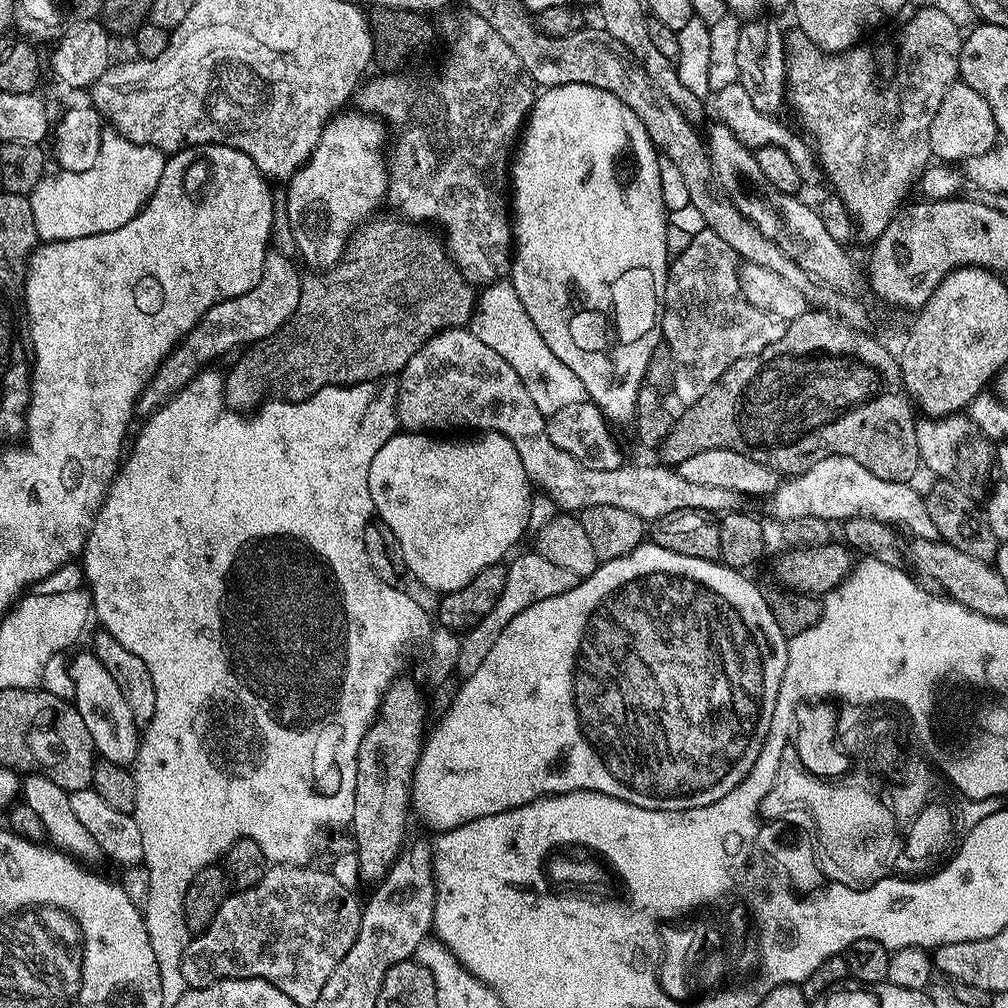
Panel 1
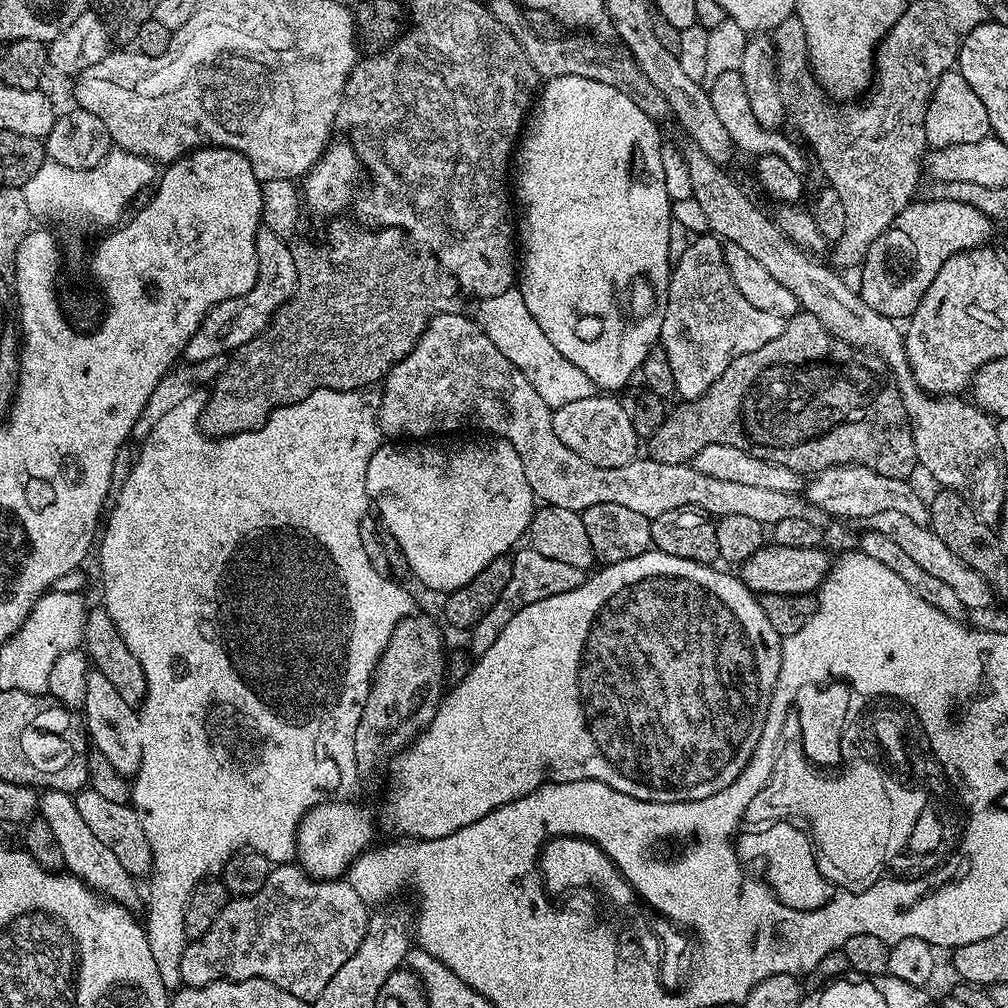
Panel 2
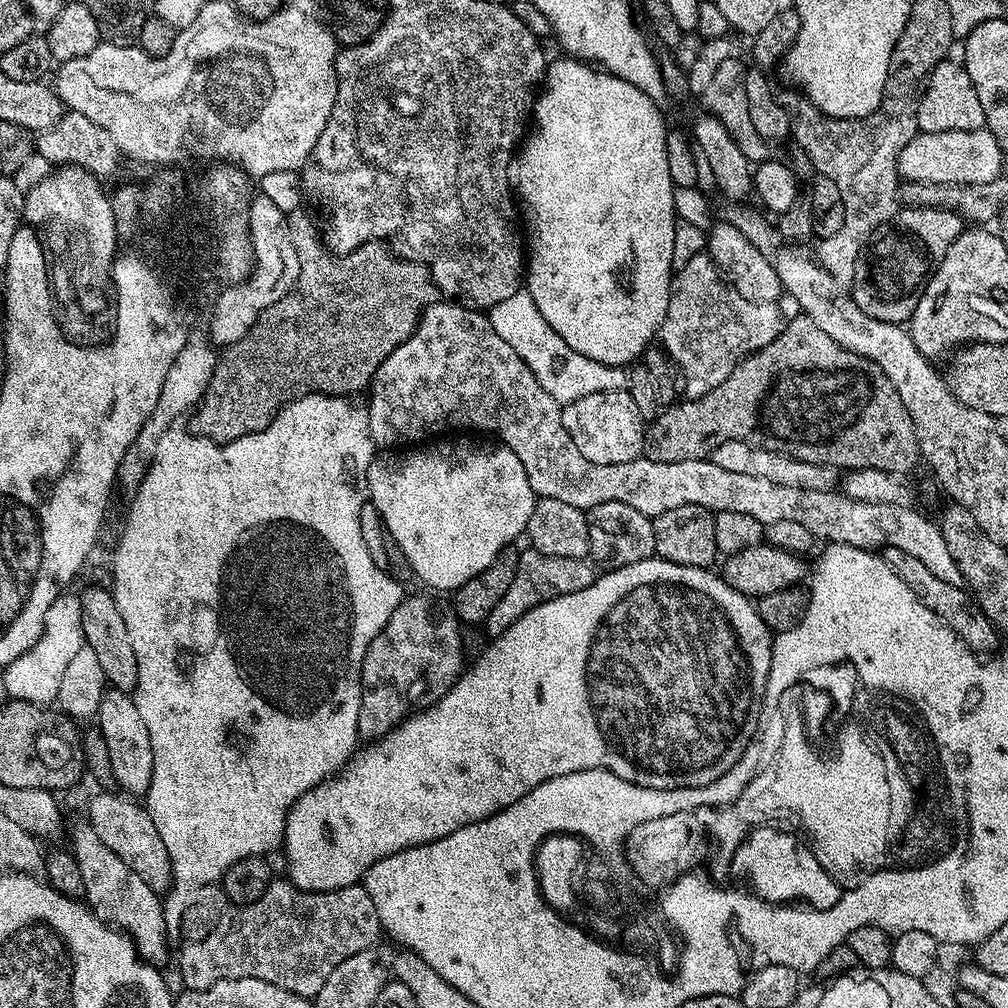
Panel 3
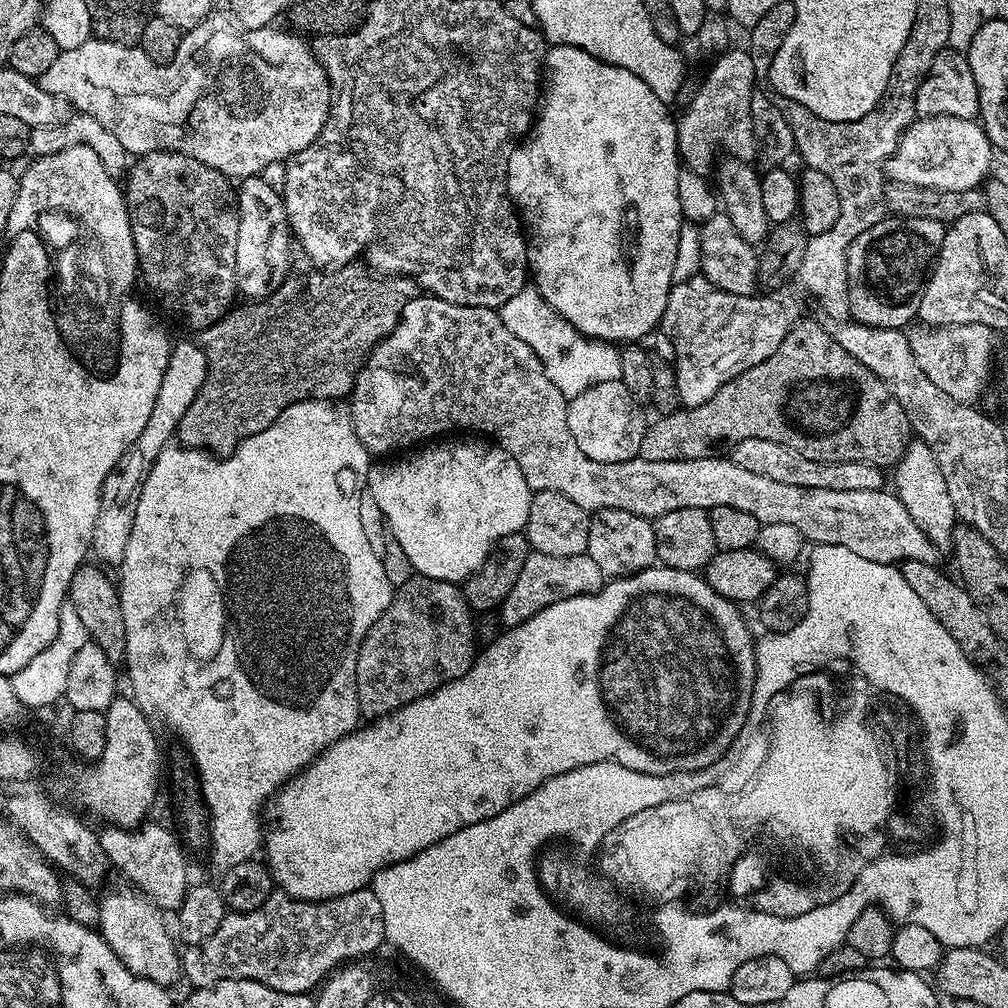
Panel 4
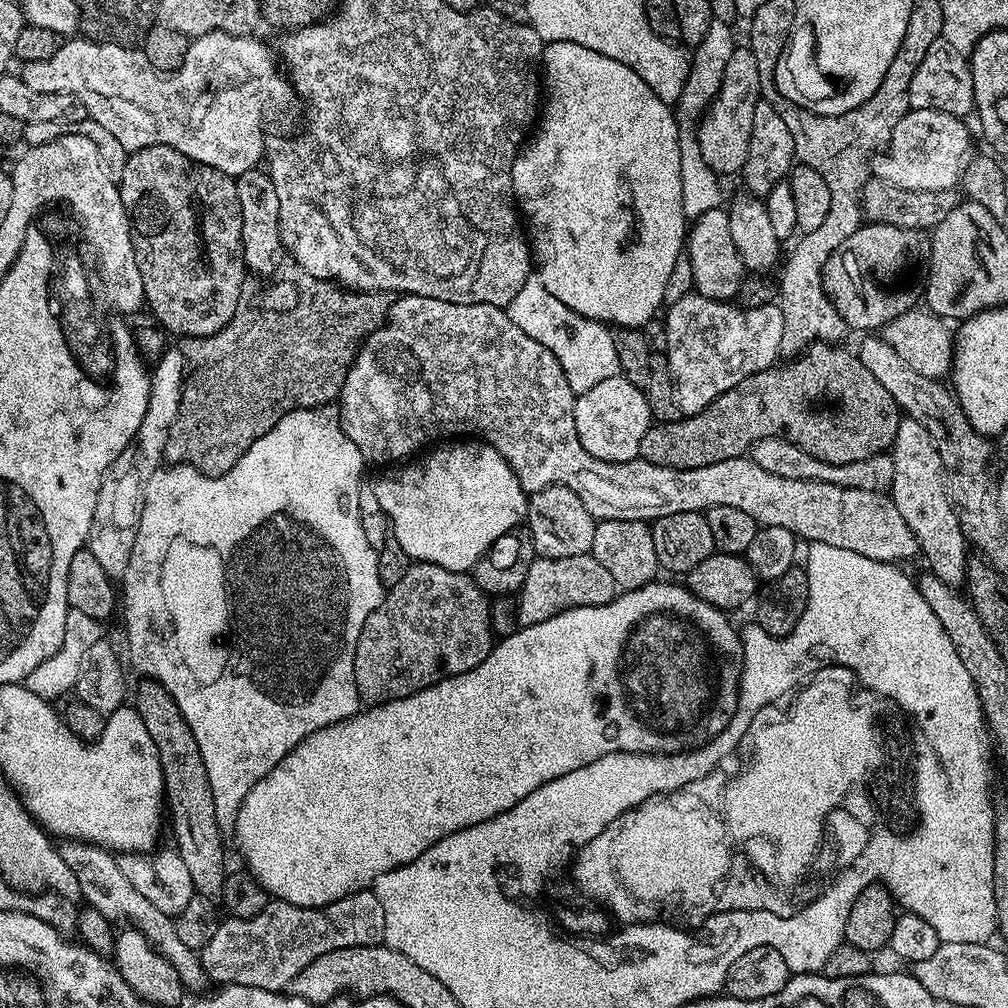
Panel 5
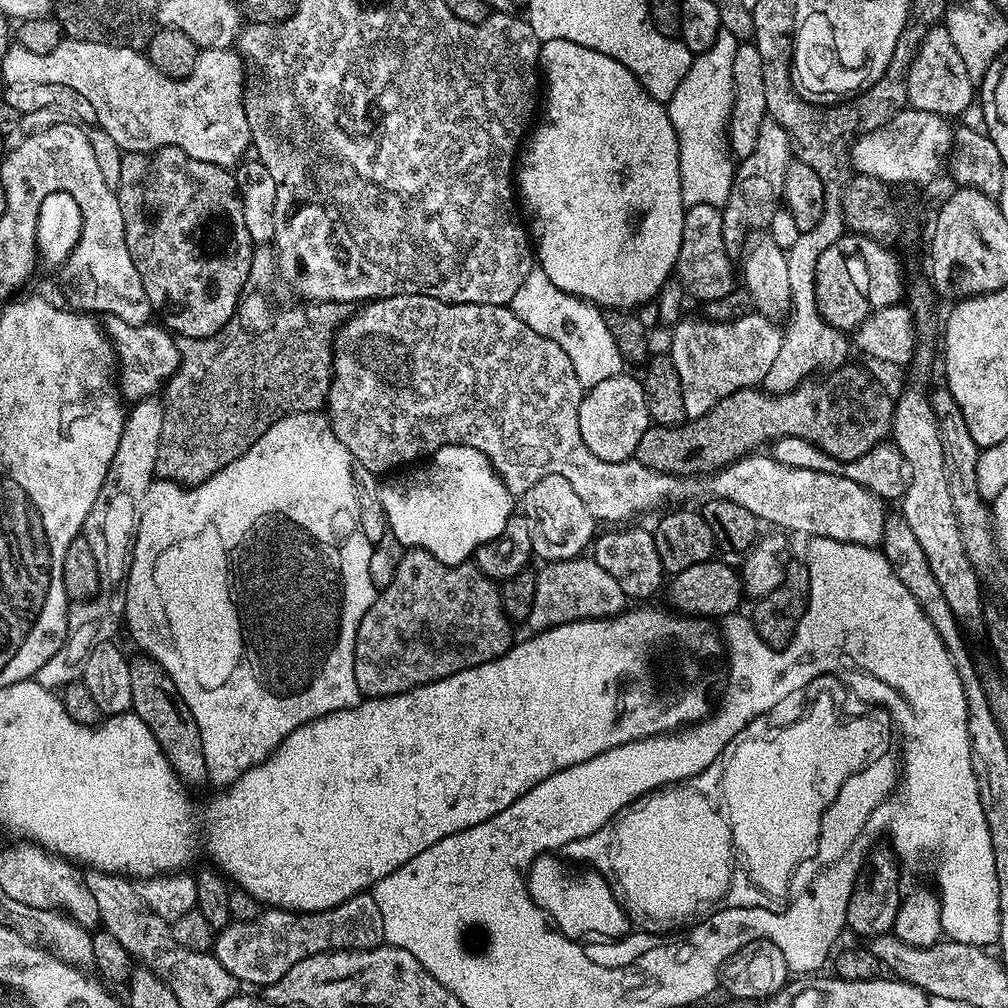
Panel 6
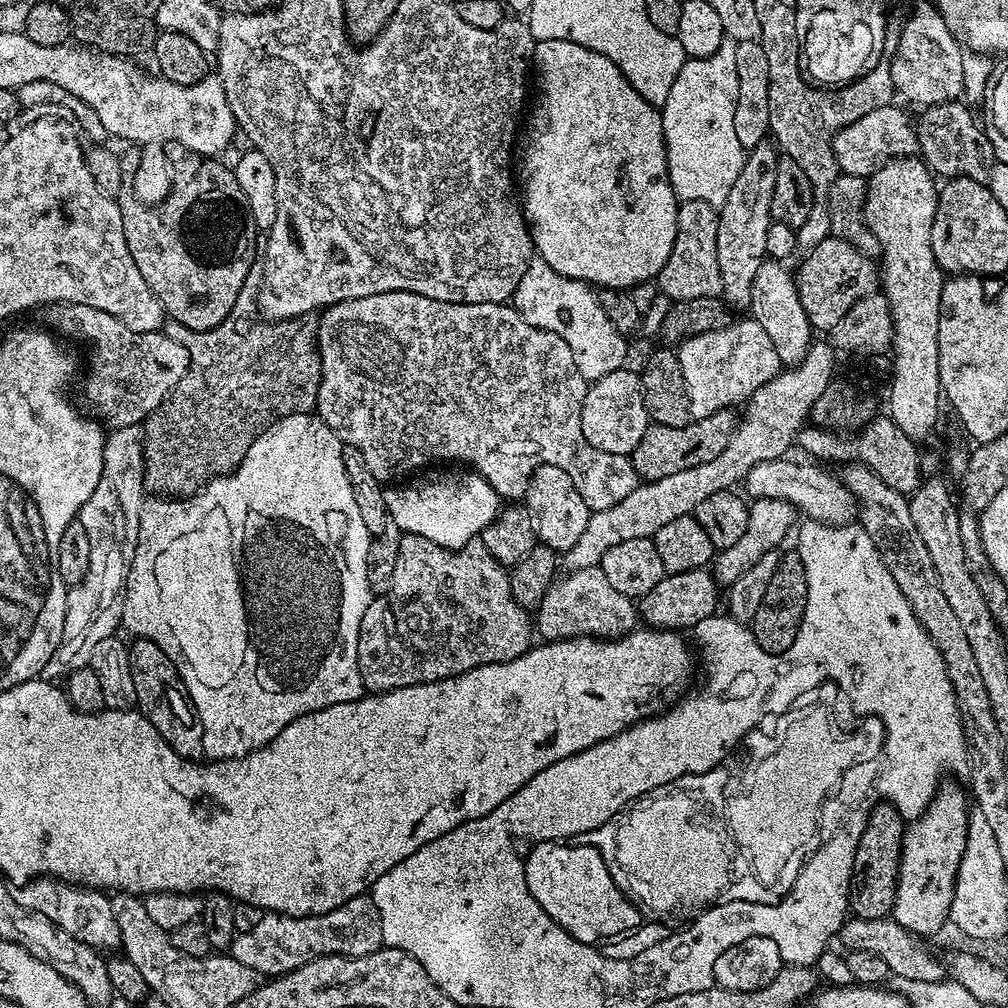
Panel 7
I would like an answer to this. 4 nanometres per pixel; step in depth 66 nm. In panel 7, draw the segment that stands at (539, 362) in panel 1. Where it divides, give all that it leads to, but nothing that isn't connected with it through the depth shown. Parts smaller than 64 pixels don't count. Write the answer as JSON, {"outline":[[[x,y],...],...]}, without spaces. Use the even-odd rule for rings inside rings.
{"outline":[[[534,258],[518,282],[510,304],[523,320],[530,322],[530,326],[550,330],[550,334],[558,334],[558,338],[570,346],[578,374],[582,374],[584,380],[591,382],[625,367],[624,355],[628,352],[625,337],[612,325],[610,318],[606,318],[599,295],[584,281],[566,278],[558,274],[554,266]]]}

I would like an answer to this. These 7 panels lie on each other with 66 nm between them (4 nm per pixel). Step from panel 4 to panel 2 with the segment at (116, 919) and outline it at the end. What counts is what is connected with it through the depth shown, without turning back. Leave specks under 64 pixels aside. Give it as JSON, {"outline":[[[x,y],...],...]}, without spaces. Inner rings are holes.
{"outline":[[[45,791],[38,800],[38,816],[54,834],[58,846],[62,849],[65,869],[71,875],[82,881],[93,892],[107,898],[111,903],[120,905],[121,908],[136,910],[139,904],[141,907],[142,892],[141,889],[140,892],[136,889],[137,881],[126,870],[126,866],[118,862],[117,856],[91,833],[82,819],[75,799],[69,793]]]}

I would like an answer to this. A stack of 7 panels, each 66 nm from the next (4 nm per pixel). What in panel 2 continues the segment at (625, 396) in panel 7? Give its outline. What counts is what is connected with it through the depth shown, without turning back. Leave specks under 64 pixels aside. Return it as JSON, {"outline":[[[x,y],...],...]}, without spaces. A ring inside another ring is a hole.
{"outline":[[[593,394],[578,398],[578,402],[566,402],[566,406],[555,409],[552,414],[554,434],[558,434],[578,458],[599,468],[621,468],[638,456],[638,437],[632,425],[631,411],[627,407],[624,409],[612,396],[615,395]]]}

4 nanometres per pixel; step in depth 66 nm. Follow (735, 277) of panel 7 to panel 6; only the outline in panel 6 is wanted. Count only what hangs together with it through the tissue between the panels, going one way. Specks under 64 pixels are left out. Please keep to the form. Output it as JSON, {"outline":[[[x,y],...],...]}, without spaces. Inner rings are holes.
{"outline":[[[764,119],[762,126],[758,126],[758,138],[754,141],[754,150],[750,150],[750,154],[746,154],[735,165],[728,203],[722,208],[724,241],[729,253],[736,254],[736,251],[739,253],[745,247],[746,237],[749,235],[748,228],[760,230],[770,222],[778,205],[783,201],[786,170],[793,158],[792,143],[786,130],[782,130],[782,126],[778,126],[776,120]]]}

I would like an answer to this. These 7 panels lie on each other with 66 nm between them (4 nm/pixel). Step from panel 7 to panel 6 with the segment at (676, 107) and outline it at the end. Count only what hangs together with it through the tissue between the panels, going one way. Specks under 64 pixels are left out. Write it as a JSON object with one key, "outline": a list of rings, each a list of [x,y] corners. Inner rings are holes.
{"outline":[[[721,30],[714,46],[710,46],[710,50],[691,57],[692,65],[686,68],[682,82],[678,82],[678,90],[674,90],[674,98],[666,102],[668,117],[676,135],[680,137],[680,181],[685,205],[723,206],[728,203],[734,175],[734,157],[729,149],[726,133],[734,102],[734,54],[740,43],[741,41],[737,40],[734,34]]]}

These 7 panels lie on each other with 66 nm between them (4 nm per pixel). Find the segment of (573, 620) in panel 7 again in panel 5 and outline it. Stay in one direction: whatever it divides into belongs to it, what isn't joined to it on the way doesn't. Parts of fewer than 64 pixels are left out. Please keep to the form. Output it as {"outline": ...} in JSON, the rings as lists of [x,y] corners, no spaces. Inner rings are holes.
{"outline":[[[574,554],[570,558],[550,558],[540,556],[533,559],[526,570],[526,578],[515,597],[519,627],[534,626],[546,622],[559,612],[578,606],[598,606],[610,602],[618,594],[614,577],[606,571],[606,566],[590,554]]]}

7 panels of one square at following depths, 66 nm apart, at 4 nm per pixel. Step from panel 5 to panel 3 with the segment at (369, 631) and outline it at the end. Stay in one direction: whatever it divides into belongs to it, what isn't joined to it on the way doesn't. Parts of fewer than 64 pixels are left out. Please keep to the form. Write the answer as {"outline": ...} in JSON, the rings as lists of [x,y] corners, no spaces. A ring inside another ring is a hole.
{"outline":[[[428,594],[432,596],[412,596],[405,595],[400,605],[394,610],[394,614],[390,614],[390,622],[386,622],[386,626],[374,638],[374,642],[370,642],[370,646],[366,650],[366,654],[362,658],[362,670],[360,671],[360,709],[358,710],[358,726],[356,727],[357,737],[364,742],[375,742],[380,737],[391,732],[396,725],[405,720],[408,715],[417,711],[430,707],[434,702],[438,702],[448,691],[456,685],[457,678],[466,667],[464,658],[464,647],[462,646],[462,625],[456,618],[456,611],[453,610],[451,603],[447,599],[441,598],[436,594]]]}

